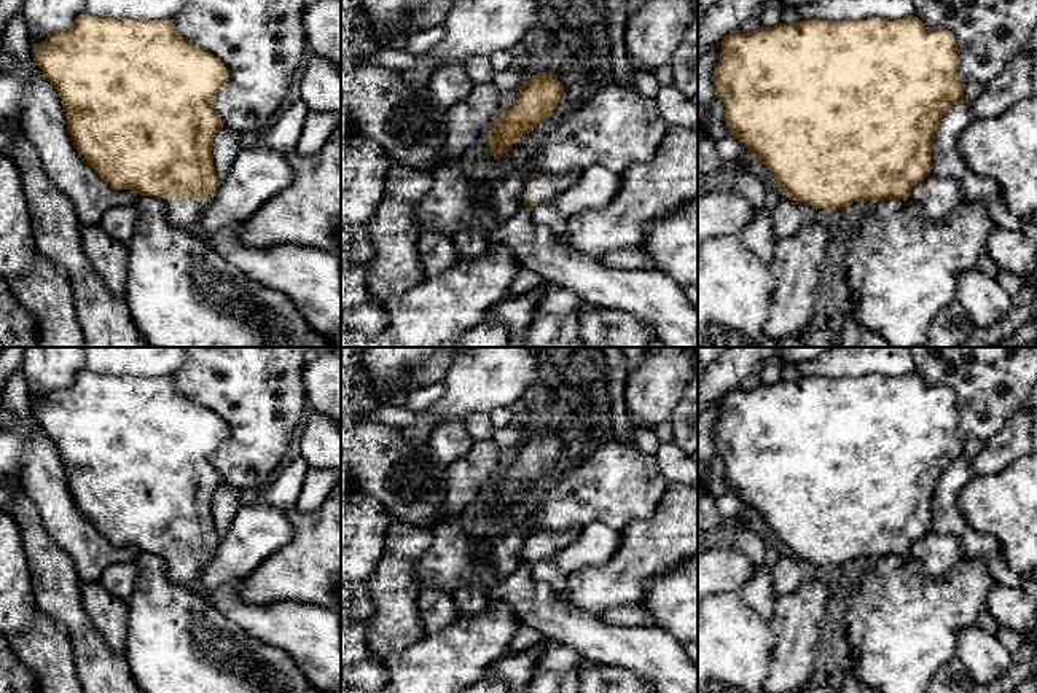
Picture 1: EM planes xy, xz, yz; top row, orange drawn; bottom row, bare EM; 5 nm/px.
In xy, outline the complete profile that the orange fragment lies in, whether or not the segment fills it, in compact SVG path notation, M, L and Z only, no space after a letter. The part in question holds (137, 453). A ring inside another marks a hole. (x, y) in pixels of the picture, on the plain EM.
M86 368L76 374L72 386L49 392L40 401L32 401L32 409L33 417L57 448L75 505L105 540L113 546L137 546L140 553L161 556L172 583L194 591L250 637L287 652L298 669L320 691L341 693L339 613L307 602L264 605L247 602L237 583L226 583L215 589L198 585L220 543L212 507L213 494L225 481L212 457L229 433L220 416L180 393L174 376L115 376L99 374Z

